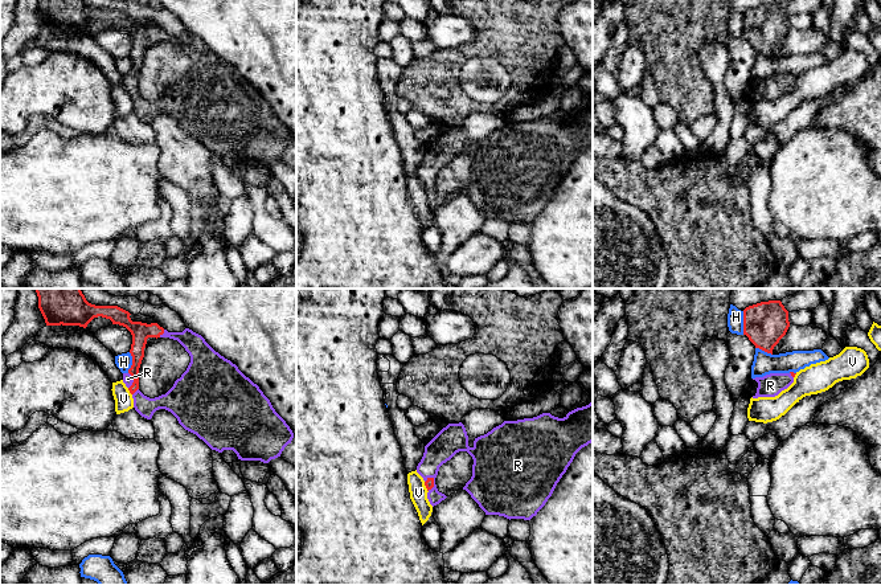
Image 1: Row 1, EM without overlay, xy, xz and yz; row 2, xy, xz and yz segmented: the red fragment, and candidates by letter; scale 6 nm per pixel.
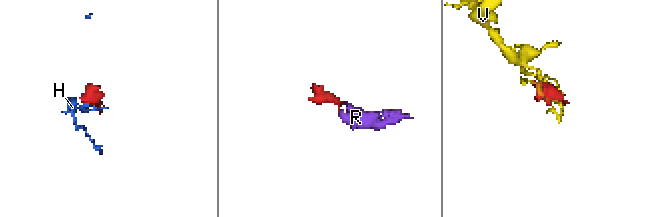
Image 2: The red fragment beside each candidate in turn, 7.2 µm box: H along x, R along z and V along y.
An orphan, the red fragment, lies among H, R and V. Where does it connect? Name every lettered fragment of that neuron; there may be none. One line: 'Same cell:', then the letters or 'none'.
Same cell: R

